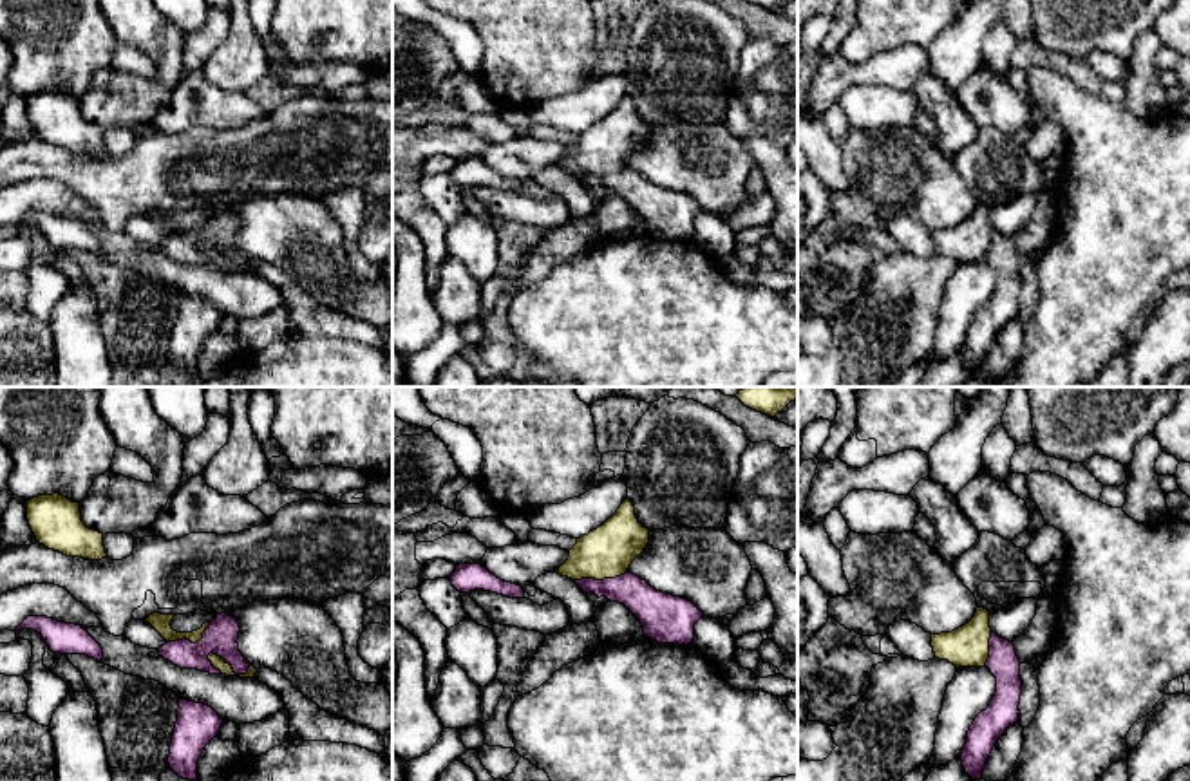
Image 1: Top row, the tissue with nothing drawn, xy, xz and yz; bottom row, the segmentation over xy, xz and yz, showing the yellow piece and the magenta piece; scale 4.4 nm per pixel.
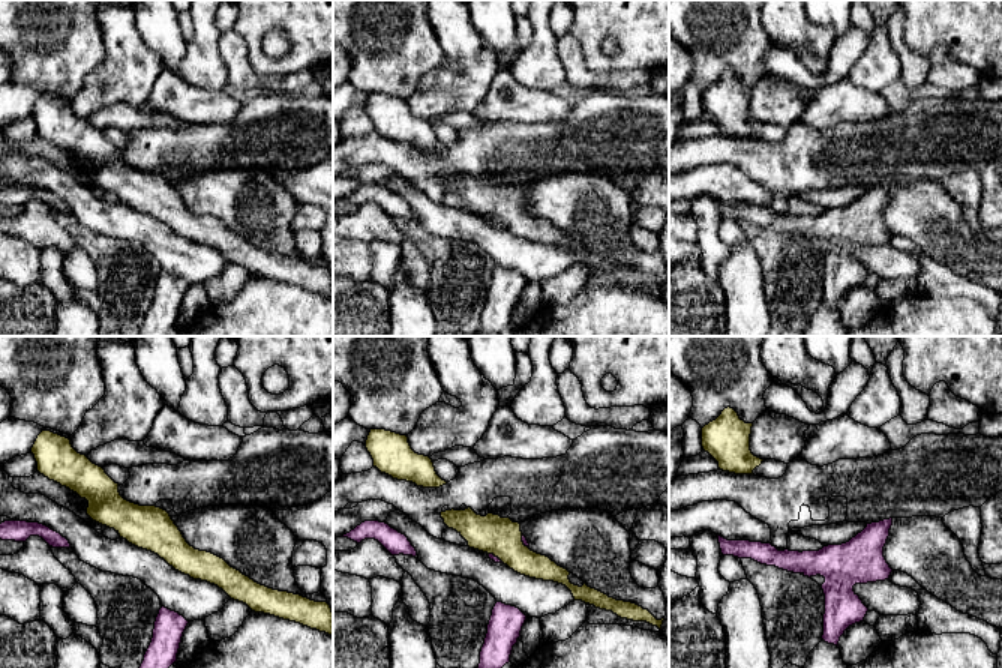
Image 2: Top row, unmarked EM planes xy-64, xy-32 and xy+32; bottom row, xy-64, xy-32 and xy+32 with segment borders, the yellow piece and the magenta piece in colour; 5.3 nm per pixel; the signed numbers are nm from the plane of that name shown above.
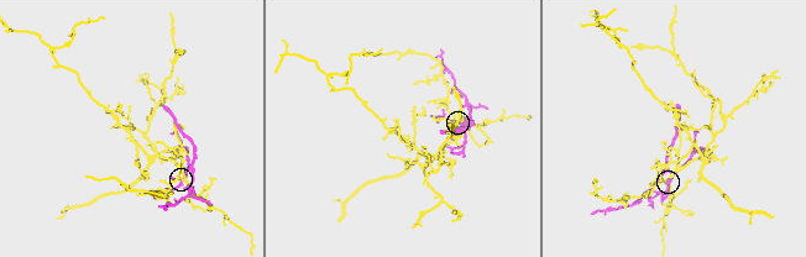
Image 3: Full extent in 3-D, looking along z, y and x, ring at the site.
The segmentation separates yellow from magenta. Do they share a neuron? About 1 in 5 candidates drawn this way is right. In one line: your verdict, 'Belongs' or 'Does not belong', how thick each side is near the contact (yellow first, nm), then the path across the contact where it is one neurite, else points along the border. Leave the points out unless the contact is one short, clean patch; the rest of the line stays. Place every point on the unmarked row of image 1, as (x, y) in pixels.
Does not belong. Thickness 60 nm (yellow) against 150 nm. Boundary: xy (207, 250), (221, 252), (236, 268), (245, 268), (250, 263)

